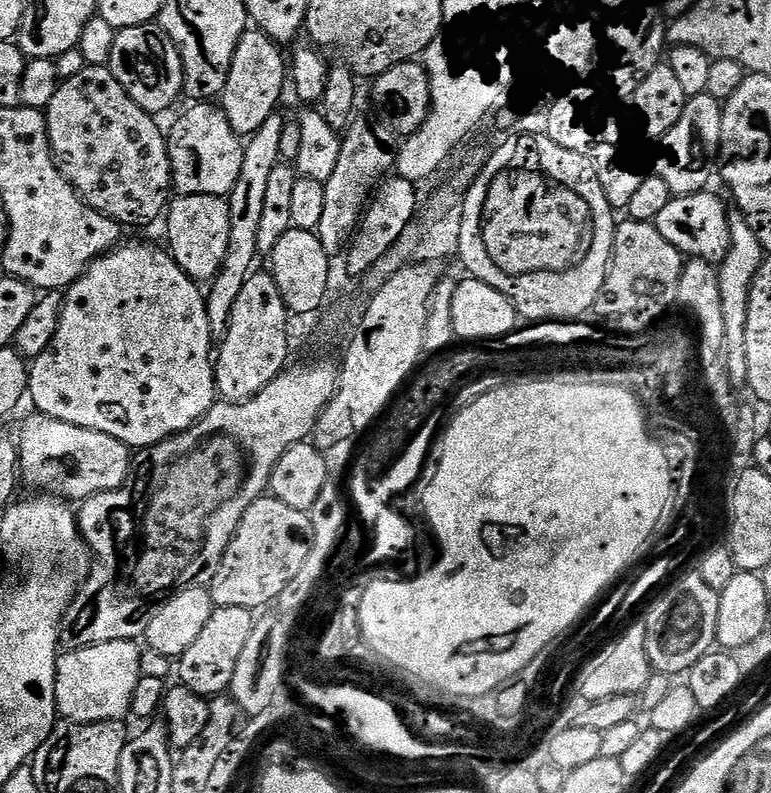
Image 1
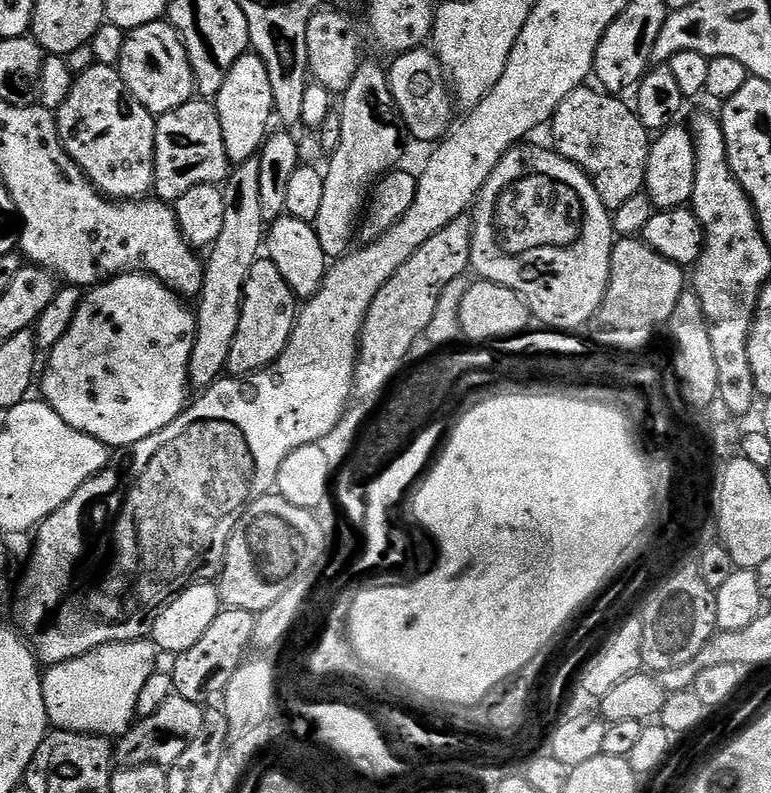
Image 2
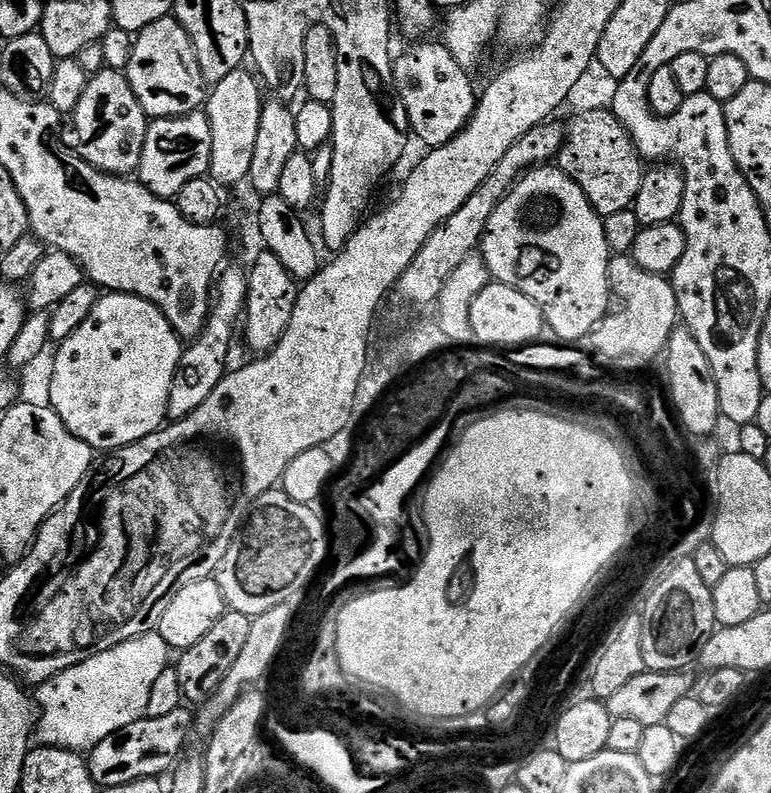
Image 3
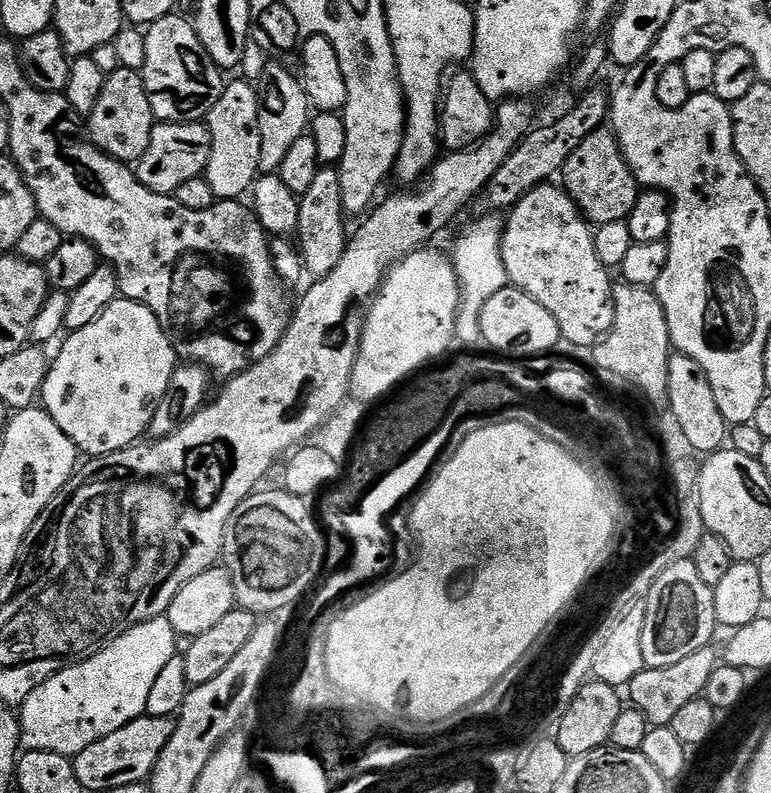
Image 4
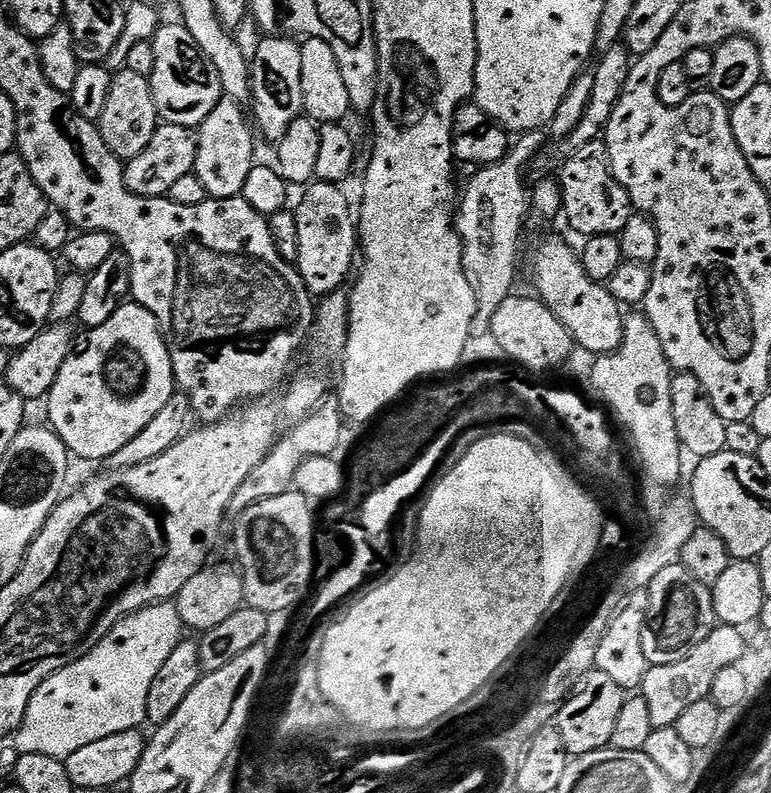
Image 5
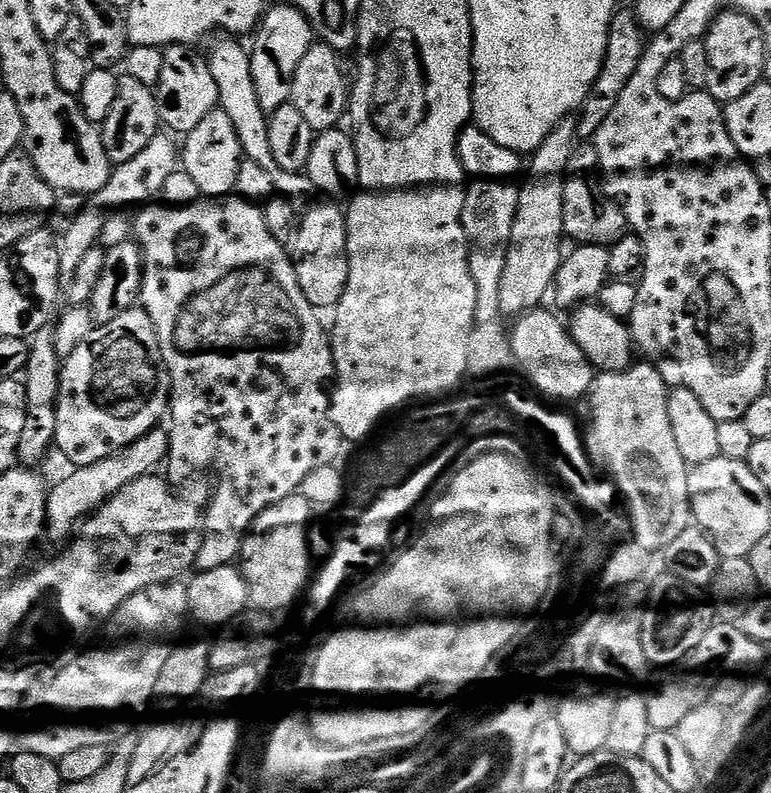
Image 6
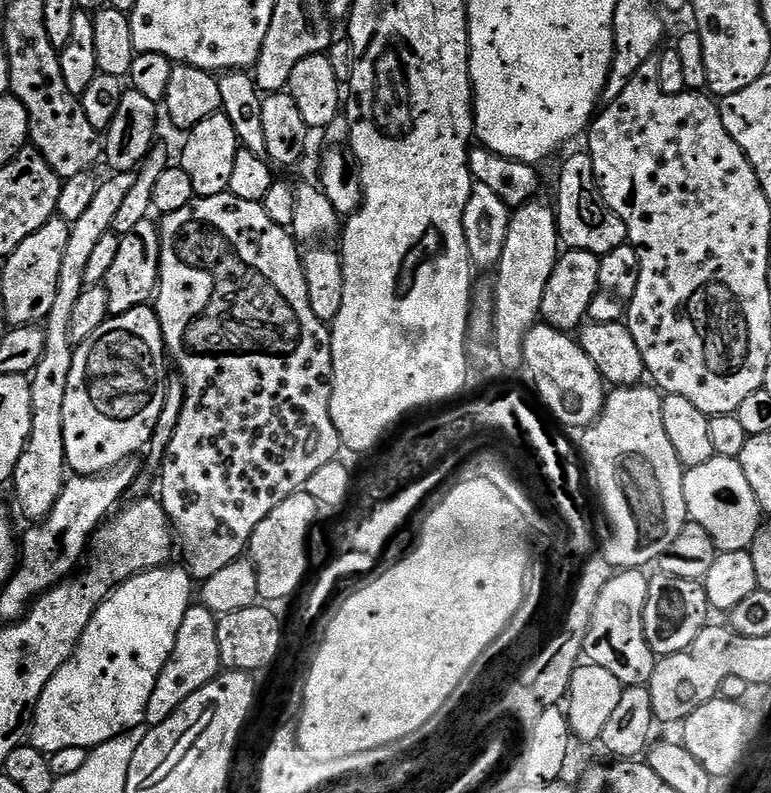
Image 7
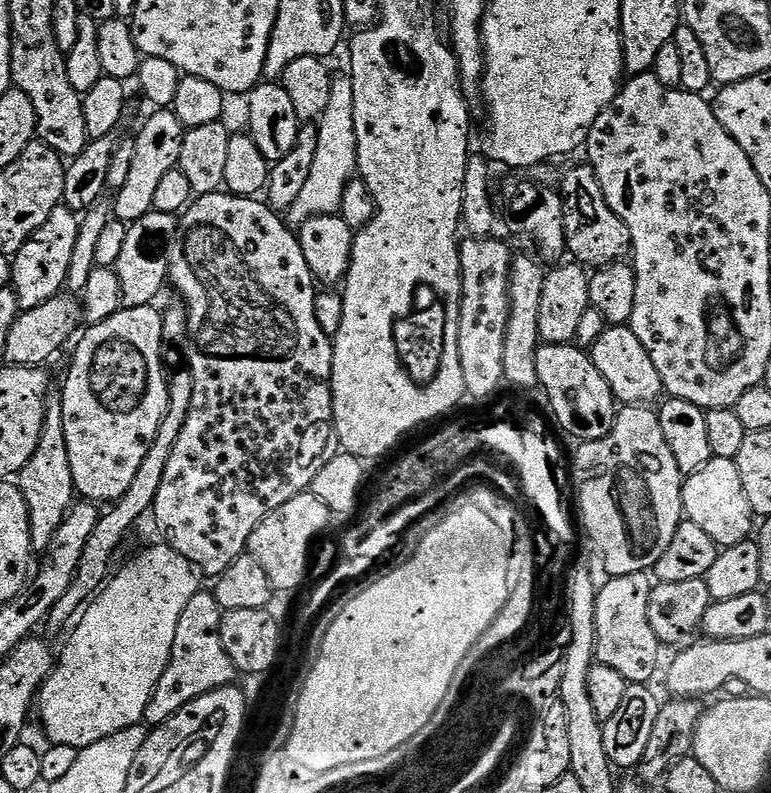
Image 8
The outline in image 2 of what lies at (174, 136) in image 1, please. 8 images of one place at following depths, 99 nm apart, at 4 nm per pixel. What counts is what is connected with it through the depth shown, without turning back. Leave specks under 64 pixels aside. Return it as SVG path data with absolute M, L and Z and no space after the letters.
M193 98L178 106L178 110L170 110L158 117L154 138L154 192L159 199L174 202L182 198L186 190L194 190L194 186L223 185L229 171L226 144L222 142L222 122L218 122L215 103L204 98Z

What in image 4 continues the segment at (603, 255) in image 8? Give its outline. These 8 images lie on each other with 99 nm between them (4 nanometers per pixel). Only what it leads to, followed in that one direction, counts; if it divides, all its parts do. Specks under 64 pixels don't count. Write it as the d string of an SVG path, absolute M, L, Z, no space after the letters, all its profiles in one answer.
M608 126L590 134L590 138L586 138L586 142L582 142L582 146L578 146L570 158L566 158L562 187L592 226L627 220L630 210L634 210L634 202L641 194L634 174L620 153L616 134Z

